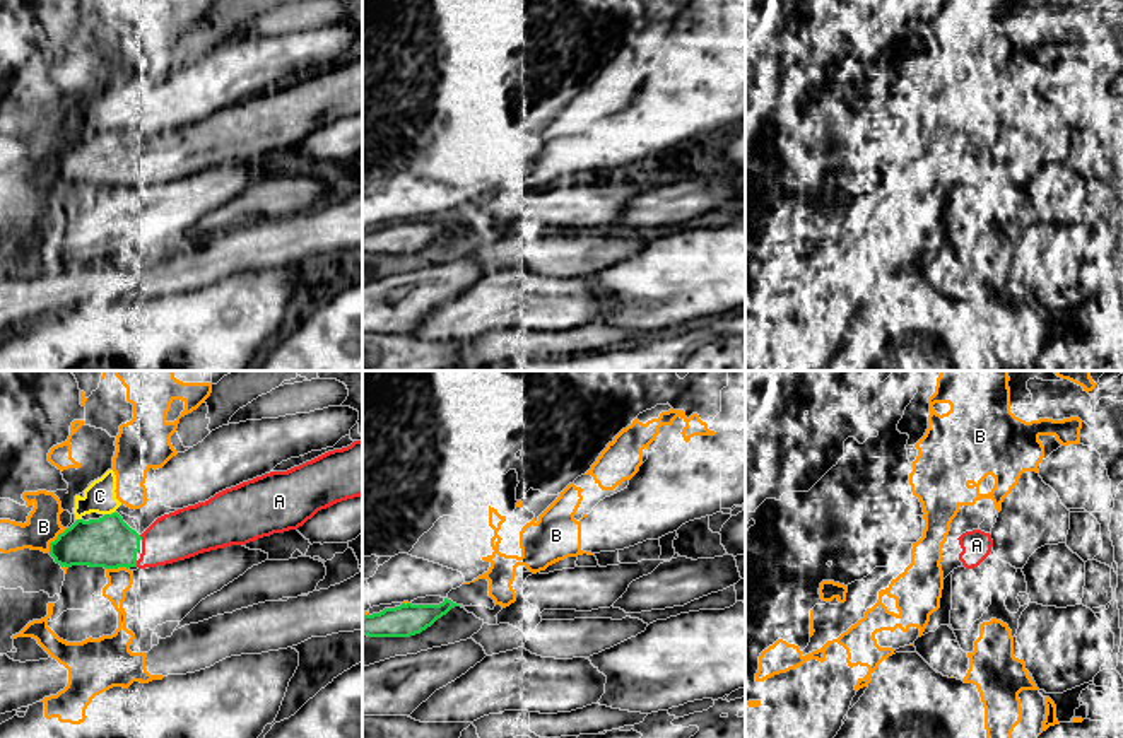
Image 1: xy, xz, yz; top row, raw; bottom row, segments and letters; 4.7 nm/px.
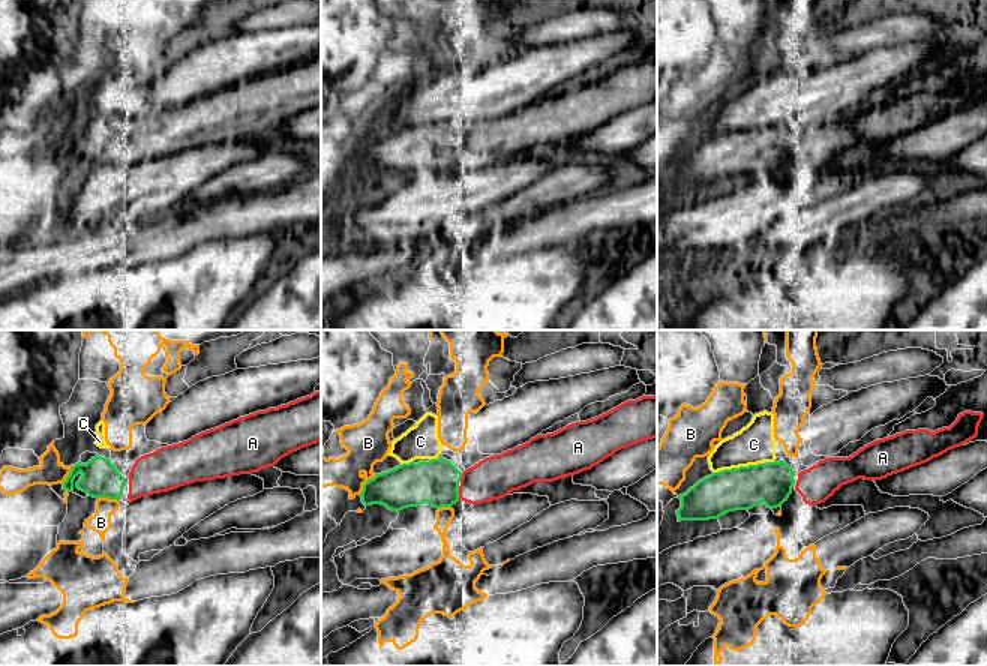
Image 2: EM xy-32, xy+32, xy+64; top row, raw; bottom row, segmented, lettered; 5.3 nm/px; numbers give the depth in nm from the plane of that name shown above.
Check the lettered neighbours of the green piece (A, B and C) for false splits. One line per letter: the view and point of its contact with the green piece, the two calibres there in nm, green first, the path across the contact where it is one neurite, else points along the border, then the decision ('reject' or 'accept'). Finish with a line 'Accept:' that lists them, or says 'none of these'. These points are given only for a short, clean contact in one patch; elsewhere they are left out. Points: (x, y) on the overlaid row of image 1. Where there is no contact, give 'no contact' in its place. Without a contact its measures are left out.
A: meets green in xy at (135, 564); 240 nm thick on the green side, 220 nm on the other; runs through xy (108, 542), (135, 564), (178, 535); accept
B: meets green in xy at (57, 538); 240 nm thick on the green side, 160 nm on the other; reject
C: meets green in xy at (108, 515); 240 nm thick on the green side, 150 nm on the other; reject
Accept: A

